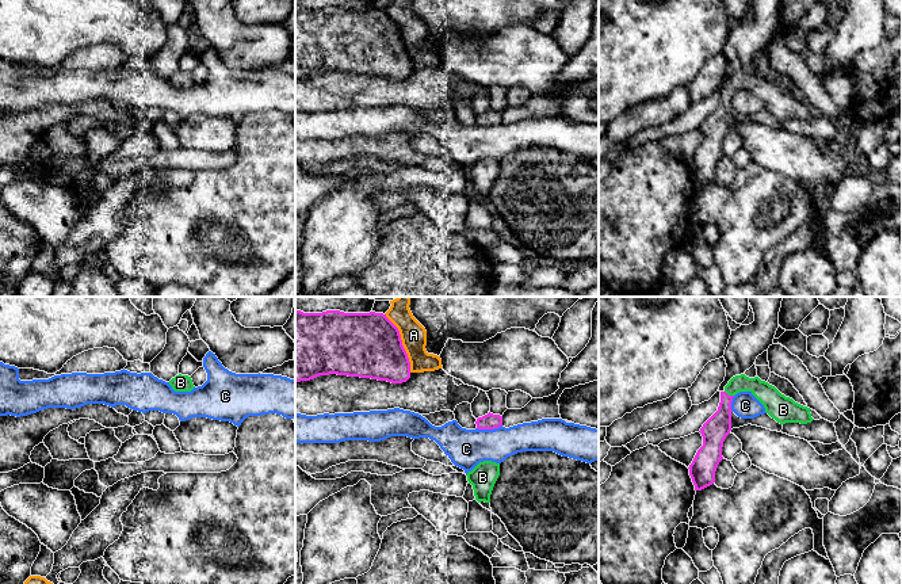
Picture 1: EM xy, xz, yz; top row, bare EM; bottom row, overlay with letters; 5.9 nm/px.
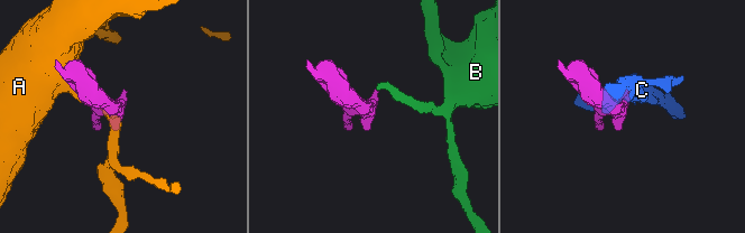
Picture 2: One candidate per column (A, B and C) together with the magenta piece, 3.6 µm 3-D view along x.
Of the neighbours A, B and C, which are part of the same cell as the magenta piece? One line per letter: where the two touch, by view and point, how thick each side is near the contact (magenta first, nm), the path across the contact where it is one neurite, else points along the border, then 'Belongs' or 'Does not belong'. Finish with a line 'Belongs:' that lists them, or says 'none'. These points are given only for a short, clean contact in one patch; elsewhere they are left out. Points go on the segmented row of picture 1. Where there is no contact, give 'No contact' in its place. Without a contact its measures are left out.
A: Touches magenta at xz (401, 343). Thickness 380 nm (magenta) against 160 nm. Does not belong
B: Touches magenta at yz (727, 394). Thickness 160 nm (magenta) against 120 nm. Path across: yz (714, 431), (723, 415), (727, 394), (737, 385), (767, 394). Belongs
C: Touches magenta at xz (489, 428). Thickness 100 nm (magenta) against 220 nm. Boundary: xz (501, 424), (493, 428), (477, 428). Does not belong
Belongs: B

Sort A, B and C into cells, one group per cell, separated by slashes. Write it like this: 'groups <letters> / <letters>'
groups A / B / C

